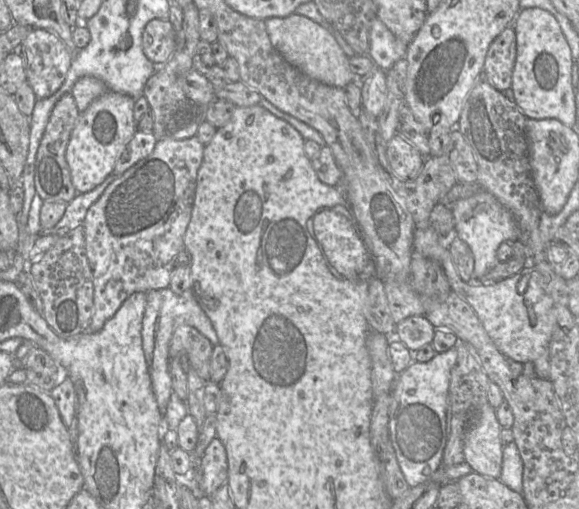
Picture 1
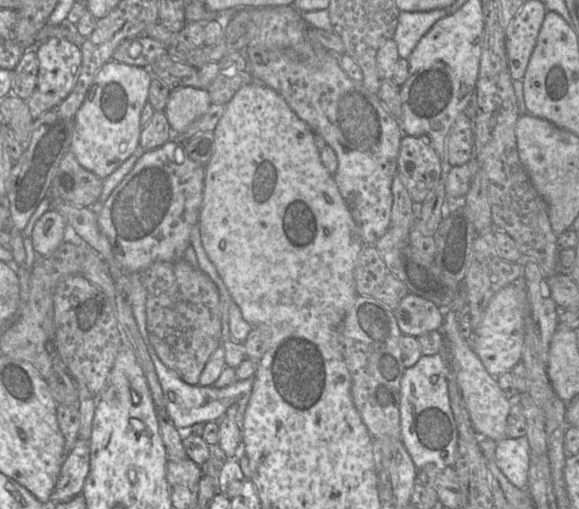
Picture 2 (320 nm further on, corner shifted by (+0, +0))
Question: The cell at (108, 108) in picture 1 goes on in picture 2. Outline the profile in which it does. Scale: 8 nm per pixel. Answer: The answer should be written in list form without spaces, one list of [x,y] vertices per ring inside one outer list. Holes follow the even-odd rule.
[[[109,61],[94,77],[78,109],[72,132],[70,151],[77,162],[100,179],[107,178],[139,147],[140,116],[148,102],[152,74],[148,68]]]

